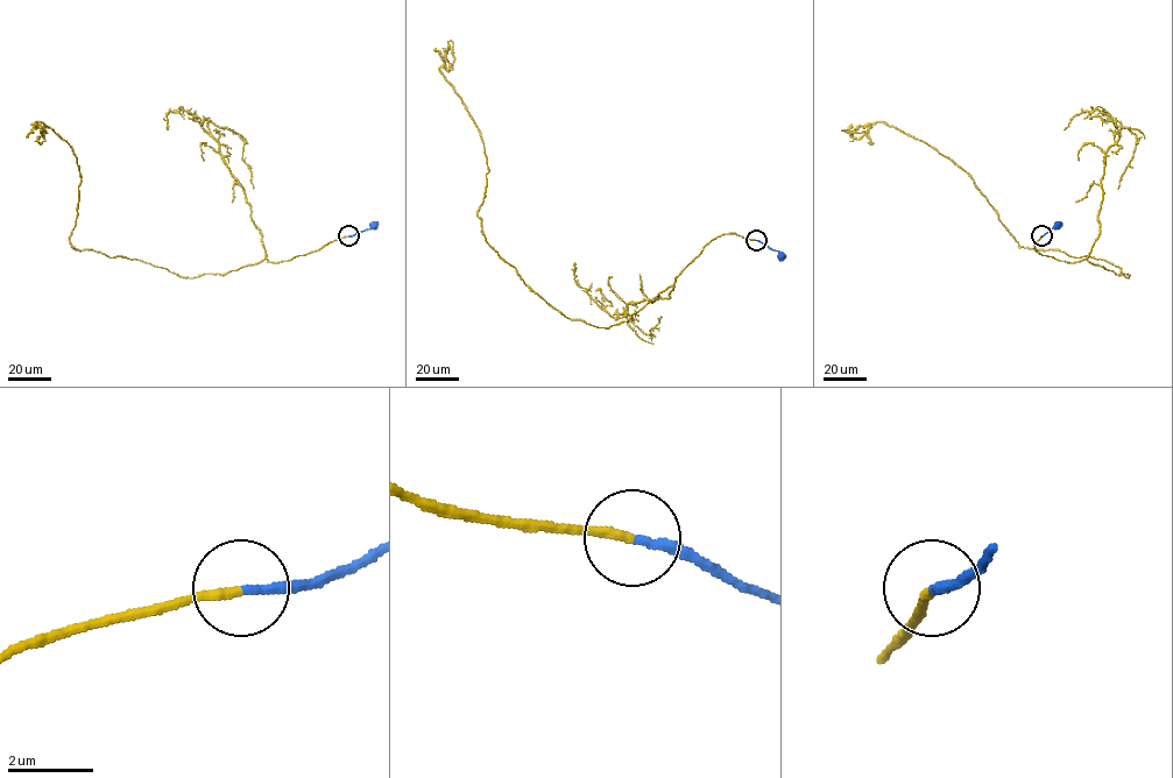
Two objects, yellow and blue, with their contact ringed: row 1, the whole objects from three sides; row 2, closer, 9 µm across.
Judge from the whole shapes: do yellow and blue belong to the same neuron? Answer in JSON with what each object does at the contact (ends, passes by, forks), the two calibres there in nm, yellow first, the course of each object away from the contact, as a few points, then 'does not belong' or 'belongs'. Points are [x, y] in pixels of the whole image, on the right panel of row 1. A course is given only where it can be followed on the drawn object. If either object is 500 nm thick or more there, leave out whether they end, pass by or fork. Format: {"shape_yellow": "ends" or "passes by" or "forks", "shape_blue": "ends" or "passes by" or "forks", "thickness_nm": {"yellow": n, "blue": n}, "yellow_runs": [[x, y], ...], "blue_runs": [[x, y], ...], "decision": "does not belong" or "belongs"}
{"shape_yellow": "ends", "shape_blue": "ends", "thickness_nm": {"yellow": 200, "blue": 200}, "yellow_runs": [[1041, 235], [1040, 255], [1129, 277], [1104, 260], [1020, 247], [949, 160], [882, 122], [842, 129], [852, 125]], "blue_runs": [[1041, 235], [1058, 226]], "decision": "belongs"}

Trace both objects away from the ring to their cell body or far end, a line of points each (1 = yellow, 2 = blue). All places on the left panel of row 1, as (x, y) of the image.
1: (347, 235), (288, 261), (189, 277), (77, 249), (70, 235), (79, 167), (40, 125)
2: (347, 235), (374, 226)

